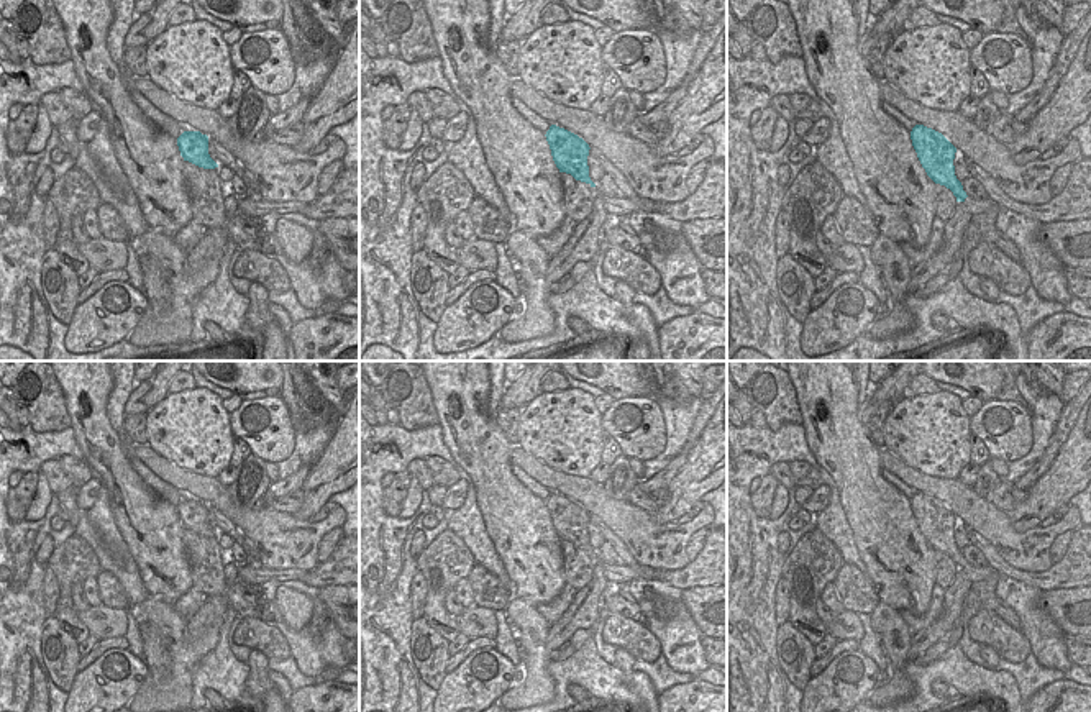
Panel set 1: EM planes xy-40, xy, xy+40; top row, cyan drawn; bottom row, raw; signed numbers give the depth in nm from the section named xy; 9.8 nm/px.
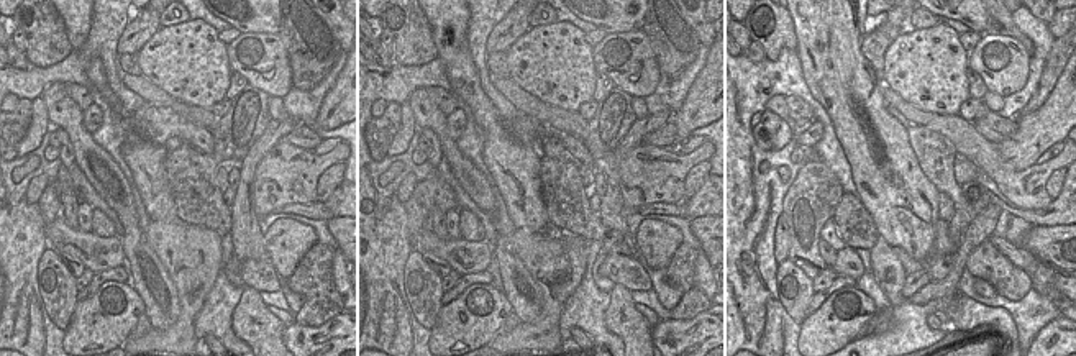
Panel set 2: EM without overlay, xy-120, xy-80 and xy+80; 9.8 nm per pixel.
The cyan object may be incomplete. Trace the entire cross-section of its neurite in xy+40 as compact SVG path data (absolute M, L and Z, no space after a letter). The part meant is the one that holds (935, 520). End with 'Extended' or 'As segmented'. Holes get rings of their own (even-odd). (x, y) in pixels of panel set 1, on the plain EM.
M915 492L911 499L912 513L927 543L953 559L958 571L963 571L971 582L986 579L994 573L991 566L975 568L966 563L955 543L956 515L938 499Z. Extended

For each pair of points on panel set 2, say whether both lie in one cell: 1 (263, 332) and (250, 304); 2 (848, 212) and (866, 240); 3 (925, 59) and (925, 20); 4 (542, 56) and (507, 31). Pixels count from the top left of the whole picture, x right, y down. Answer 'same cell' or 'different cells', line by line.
1: same cell
2: same cell
3: different cells
4: different cells

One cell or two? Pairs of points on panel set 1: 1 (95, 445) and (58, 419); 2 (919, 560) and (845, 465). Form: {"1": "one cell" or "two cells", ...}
{"1": "two cells", "2": "one cell"}

